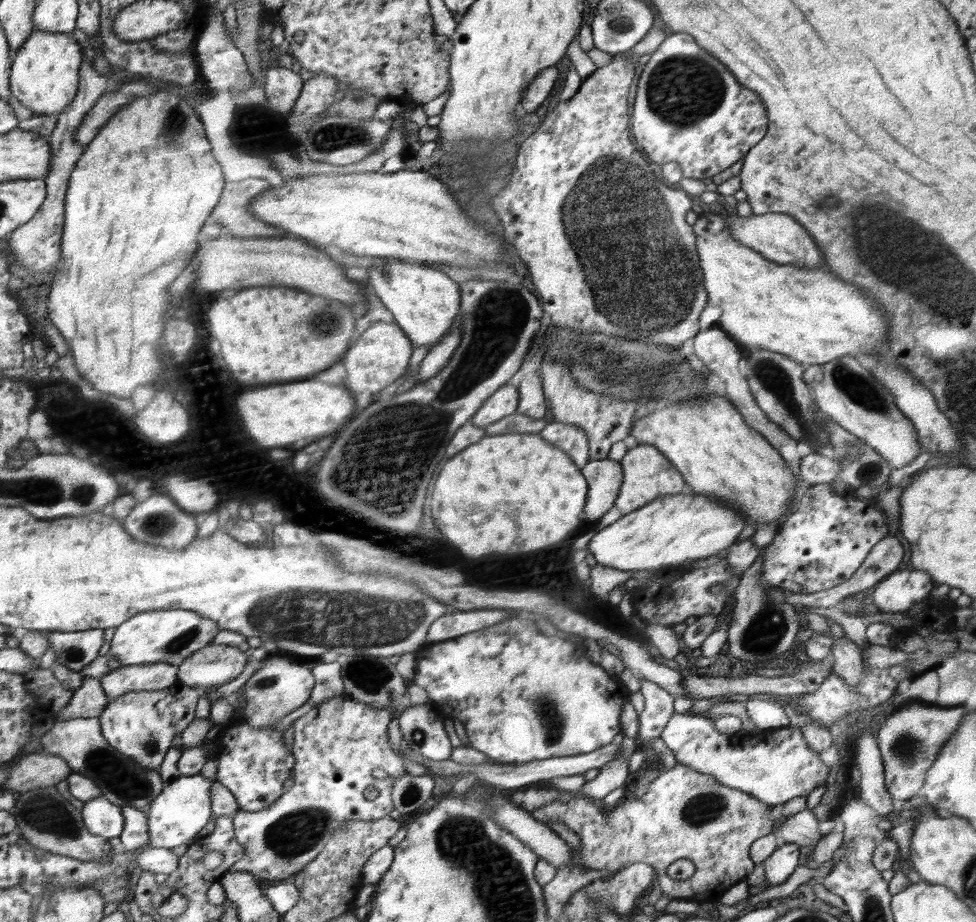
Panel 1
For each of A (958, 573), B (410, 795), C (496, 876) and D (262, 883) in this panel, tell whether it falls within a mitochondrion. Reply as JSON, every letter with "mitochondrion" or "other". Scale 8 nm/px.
{"A":"other","B":"mitochondrion","C":"mitochondrion","D":"other"}

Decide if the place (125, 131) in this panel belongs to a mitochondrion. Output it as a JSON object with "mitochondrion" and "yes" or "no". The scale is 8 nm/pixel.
{"mitochondrion":"no"}

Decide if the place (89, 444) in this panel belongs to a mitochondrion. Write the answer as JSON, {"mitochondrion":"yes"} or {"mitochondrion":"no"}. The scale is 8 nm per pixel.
{"mitochondrion":"no"}

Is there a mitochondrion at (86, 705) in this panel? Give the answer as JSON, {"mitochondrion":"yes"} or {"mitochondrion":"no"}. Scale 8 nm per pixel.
{"mitochondrion":"no"}

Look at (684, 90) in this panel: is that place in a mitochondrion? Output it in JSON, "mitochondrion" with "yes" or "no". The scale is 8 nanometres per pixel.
{"mitochondrion":"yes"}

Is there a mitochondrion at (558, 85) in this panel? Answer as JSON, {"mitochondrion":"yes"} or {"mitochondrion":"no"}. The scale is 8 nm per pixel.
{"mitochondrion":"no"}

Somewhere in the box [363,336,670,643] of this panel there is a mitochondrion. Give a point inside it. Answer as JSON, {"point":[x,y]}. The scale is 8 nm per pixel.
{"point":[538,565]}

